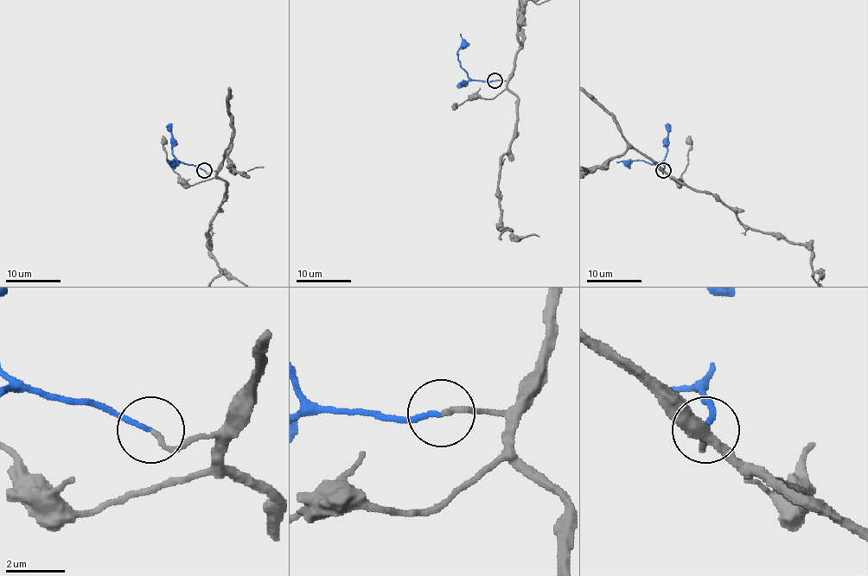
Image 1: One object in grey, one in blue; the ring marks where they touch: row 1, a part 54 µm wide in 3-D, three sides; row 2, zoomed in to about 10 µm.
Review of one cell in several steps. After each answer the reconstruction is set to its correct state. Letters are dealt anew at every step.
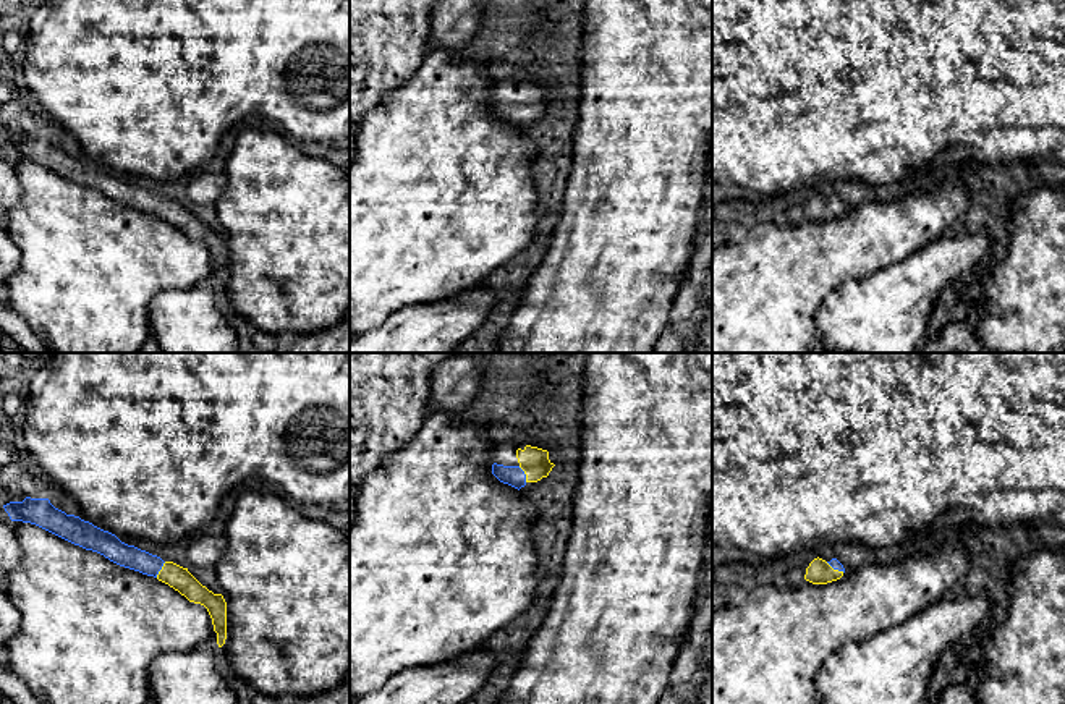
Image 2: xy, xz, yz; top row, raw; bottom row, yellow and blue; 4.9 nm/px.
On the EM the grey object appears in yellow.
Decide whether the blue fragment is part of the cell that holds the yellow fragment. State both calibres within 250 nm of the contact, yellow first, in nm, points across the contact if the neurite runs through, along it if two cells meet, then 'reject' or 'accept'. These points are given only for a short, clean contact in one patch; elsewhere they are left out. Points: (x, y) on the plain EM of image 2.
120/120 nm | across xy (173, 212), (161, 207), (118, 190) | accept

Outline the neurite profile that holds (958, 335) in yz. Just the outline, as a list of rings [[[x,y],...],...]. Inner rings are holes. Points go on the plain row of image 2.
[[[961,311],[942,327],[936,337],[927,337],[918,353],[994,353],[978,338],[979,312]]]

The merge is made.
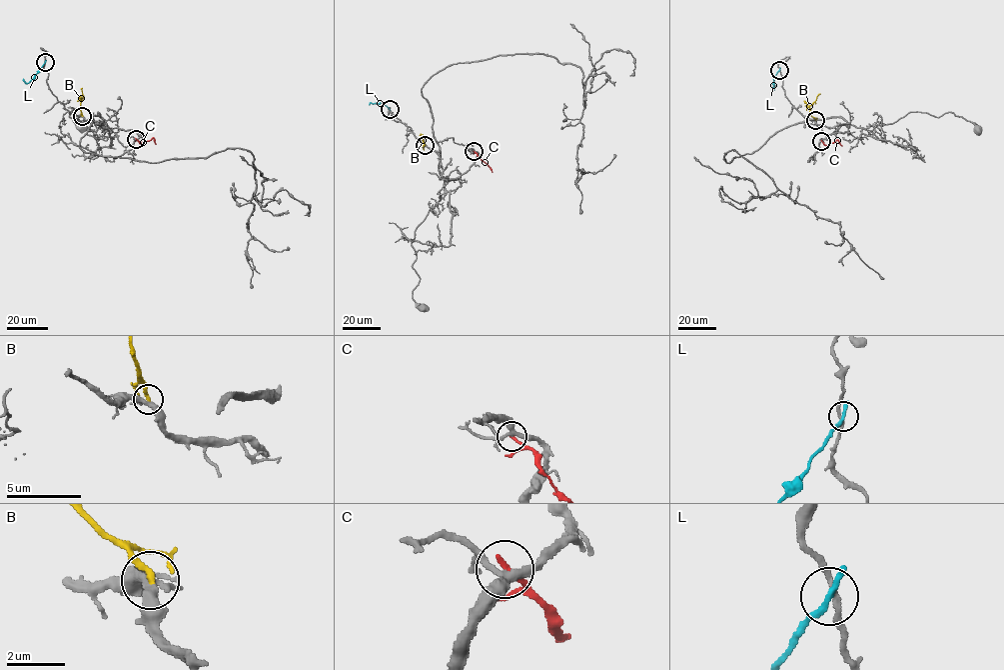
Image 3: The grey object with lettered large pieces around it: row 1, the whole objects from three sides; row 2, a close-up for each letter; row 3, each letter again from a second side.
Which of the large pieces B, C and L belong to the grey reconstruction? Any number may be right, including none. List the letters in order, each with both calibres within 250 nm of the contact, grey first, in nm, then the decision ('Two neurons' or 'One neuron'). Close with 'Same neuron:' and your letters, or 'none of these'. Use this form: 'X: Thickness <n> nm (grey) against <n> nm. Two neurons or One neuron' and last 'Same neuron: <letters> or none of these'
B: Thickness 280 nm (grey) against 240 nm. One neuron
C: Thickness 260 nm (grey) against 220 nm. Two neurons
L: Thickness 190 nm (grey) against 280 nm. Two neurons
Same neuron: B

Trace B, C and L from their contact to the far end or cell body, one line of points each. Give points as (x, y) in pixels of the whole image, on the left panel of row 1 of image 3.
B: (82, 116), (82, 88)
C: (136, 138), (141, 143), (153, 138), (156, 144)
L: (45, 62), (28, 83), (23, 79)

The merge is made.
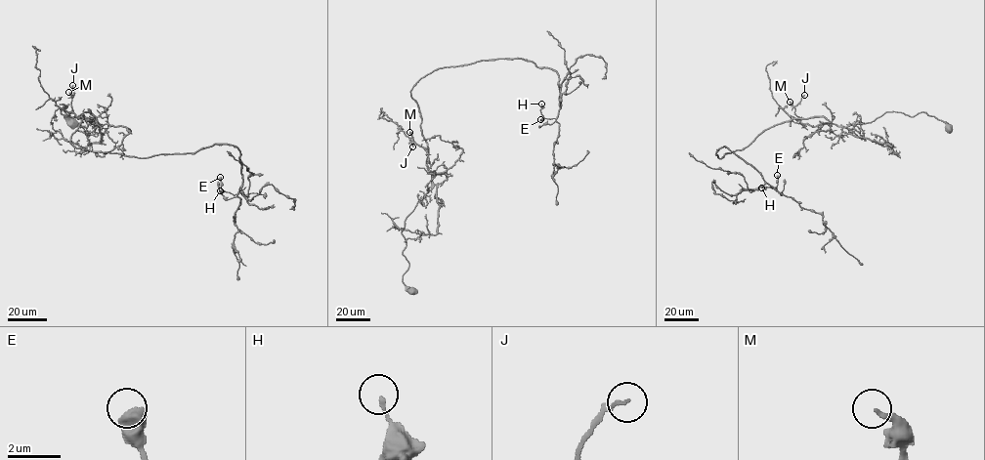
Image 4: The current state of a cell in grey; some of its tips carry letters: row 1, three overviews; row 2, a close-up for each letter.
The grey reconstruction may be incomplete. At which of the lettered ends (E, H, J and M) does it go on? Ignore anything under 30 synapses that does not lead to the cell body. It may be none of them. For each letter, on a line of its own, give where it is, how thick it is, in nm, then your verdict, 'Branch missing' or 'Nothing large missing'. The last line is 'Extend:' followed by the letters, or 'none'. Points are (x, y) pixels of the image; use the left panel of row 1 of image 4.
E: Place: (220, 177). Thickness 650 nm. Nothing large missing
H: Place: (220, 190). Thickness 140 nm. Nothing large missing
J: Place: (72, 85). Thickness 110 nm. Nothing large missing
M: Place: (68, 92). Thickness 190 nm. Nothing large missing
Extend: none

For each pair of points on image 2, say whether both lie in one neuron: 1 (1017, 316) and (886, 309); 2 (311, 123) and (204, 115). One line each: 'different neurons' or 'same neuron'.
1: different neurons
2: same neuron

